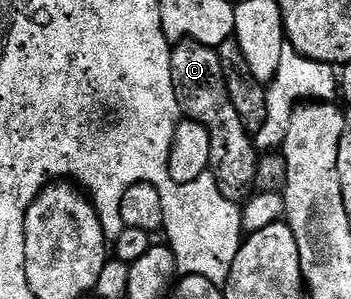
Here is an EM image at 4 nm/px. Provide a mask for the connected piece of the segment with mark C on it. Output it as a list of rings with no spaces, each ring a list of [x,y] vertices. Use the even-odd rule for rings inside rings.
[[[183,40],[173,45],[170,53],[172,62],[172,86],[178,99],[178,106],[181,115],[187,120],[194,120],[204,130],[208,130],[210,139],[210,166],[209,171],[214,173],[214,180],[218,183],[218,188],[229,200],[238,202],[246,191],[253,189],[256,178],[257,164],[260,159],[260,152],[255,148],[255,141],[251,133],[246,133],[246,124],[243,113],[238,111],[237,106],[232,102],[230,92],[226,89],[226,79],[222,63],[215,49],[197,44],[194,40]]]

